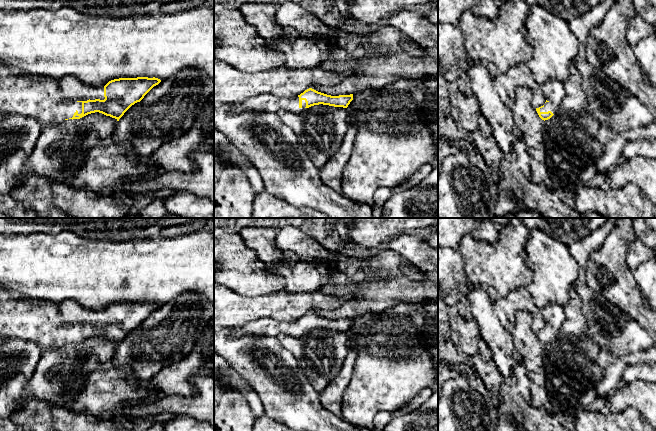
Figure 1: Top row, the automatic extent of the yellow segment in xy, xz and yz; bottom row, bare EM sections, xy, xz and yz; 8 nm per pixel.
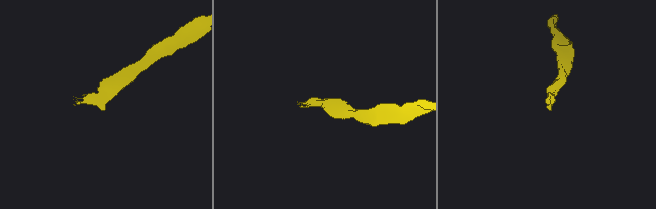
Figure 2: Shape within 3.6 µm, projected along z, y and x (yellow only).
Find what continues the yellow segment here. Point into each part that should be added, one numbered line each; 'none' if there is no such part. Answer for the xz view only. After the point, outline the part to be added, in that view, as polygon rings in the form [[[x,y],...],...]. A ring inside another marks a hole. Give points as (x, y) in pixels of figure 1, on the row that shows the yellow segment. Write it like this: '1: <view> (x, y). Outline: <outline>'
1: xz (267, 102). Outline: [[[264,93],[255,97],[250,97],[239,103],[228,104],[231,114],[236,114],[245,110],[257,110],[277,113],[280,109],[290,112],[301,112],[306,107],[305,100],[302,100],[302,107],[299,107],[299,97],[280,98],[269,93]]]

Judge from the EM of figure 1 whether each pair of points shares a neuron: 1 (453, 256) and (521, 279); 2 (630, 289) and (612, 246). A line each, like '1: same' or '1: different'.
1: different
2: same

